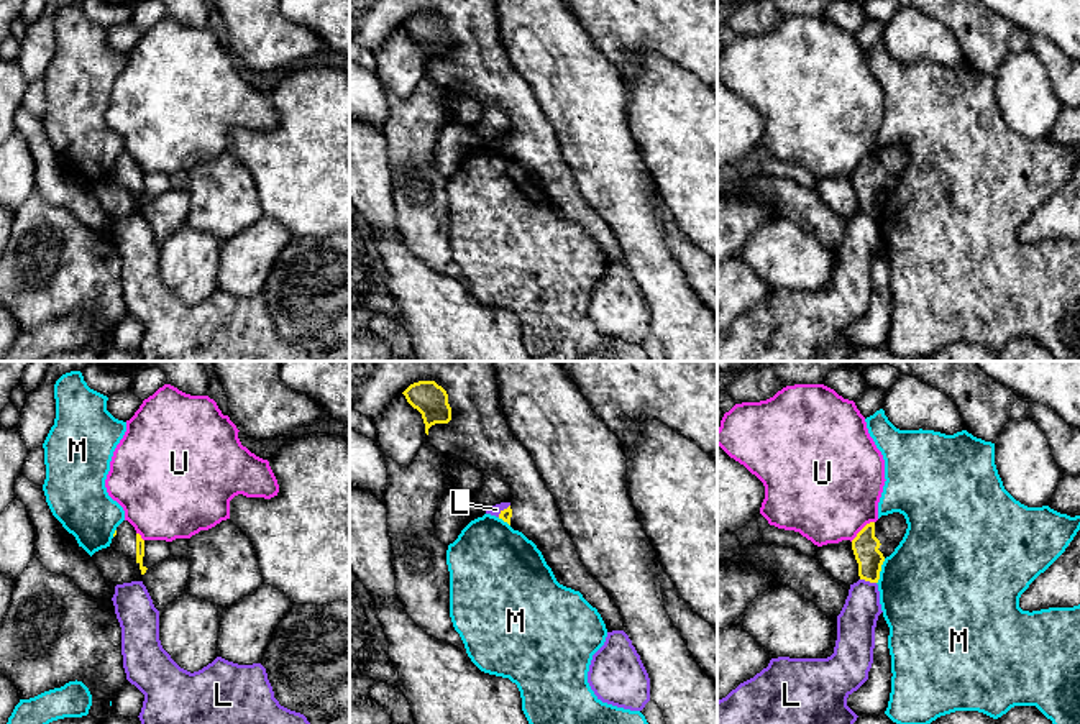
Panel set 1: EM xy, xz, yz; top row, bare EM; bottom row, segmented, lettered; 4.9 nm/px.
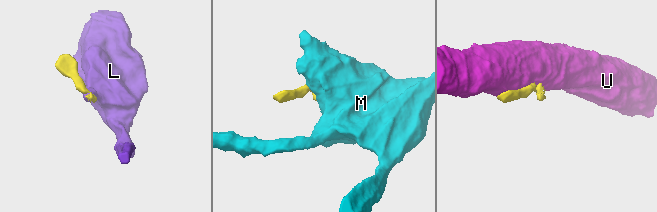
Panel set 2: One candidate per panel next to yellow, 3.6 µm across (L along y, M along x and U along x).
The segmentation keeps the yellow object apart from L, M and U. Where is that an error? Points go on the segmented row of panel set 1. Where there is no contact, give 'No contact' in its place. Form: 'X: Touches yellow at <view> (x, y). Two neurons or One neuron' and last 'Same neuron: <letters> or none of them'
L: Touches yellow at yz (869, 580). Two neurons
M: Touches yellow at yz (880, 570). Two neurons
U: Touches yellow at yz (862, 529). Two neurons
Same neuron: none of them

